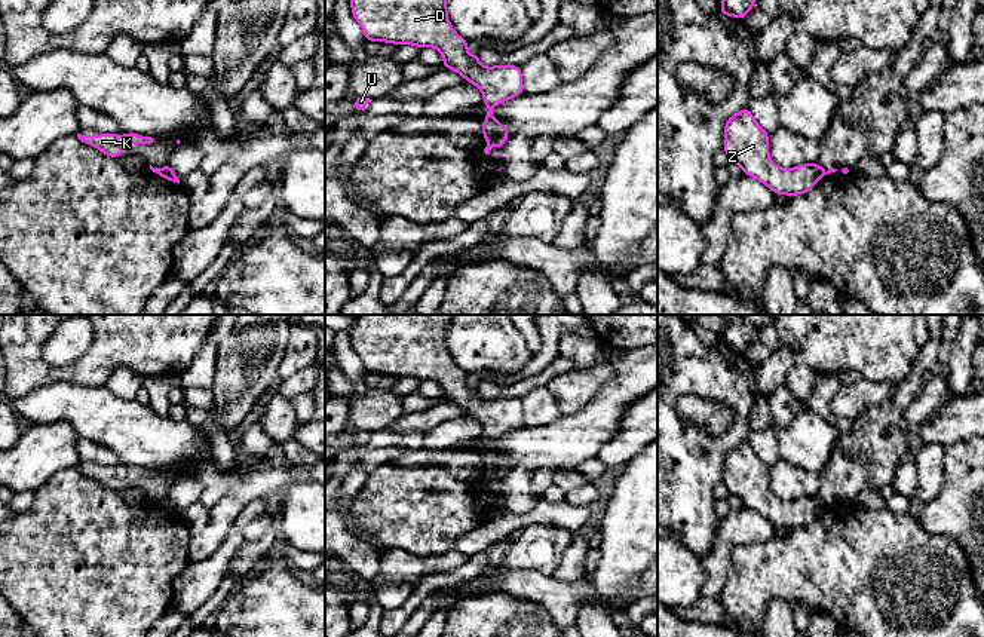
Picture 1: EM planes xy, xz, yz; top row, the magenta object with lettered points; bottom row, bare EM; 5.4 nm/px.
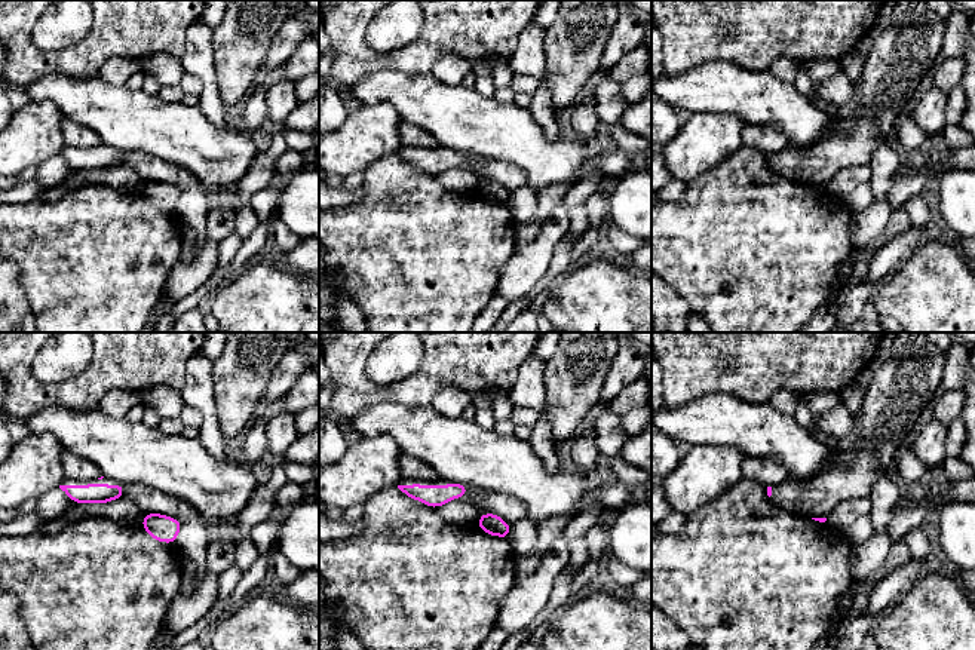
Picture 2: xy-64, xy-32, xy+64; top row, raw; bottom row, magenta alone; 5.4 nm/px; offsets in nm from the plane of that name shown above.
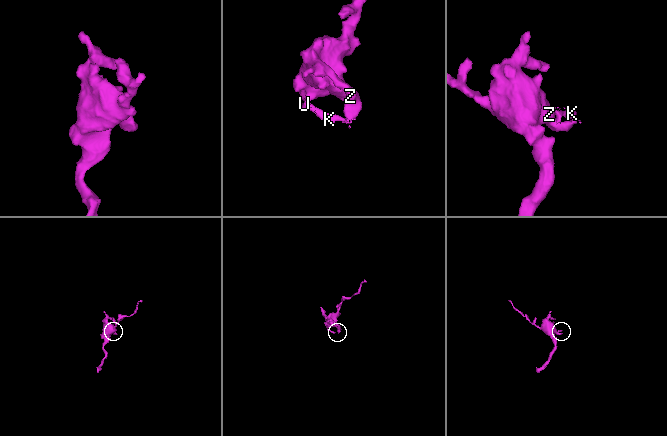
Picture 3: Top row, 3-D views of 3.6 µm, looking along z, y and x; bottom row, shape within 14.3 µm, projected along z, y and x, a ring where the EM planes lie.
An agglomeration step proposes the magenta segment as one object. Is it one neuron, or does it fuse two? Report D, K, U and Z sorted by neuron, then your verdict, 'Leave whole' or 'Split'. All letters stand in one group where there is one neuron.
Groups: D Z / K U. Split

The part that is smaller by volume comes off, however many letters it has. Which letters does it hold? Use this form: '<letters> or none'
K, U

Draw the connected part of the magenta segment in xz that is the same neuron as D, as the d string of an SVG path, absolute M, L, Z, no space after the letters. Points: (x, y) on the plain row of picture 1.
M361 315L349 330L352 347L362 359L367 374L386 374L393 377L414 377L435 380L442 386L442 399L457 404L468 416L475 417L484 429L488 442L481 457L487 475L503 481L511 466L493 450L493 440L525 426L522 402L519 398L482 399L479 388L469 388L469 374L460 370L448 353L447 327L454 315Z

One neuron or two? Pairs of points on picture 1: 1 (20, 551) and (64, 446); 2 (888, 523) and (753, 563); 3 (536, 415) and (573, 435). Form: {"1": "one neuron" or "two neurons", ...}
{"1": "two neurons", "2": "one neuron", "3": "two neurons"}

